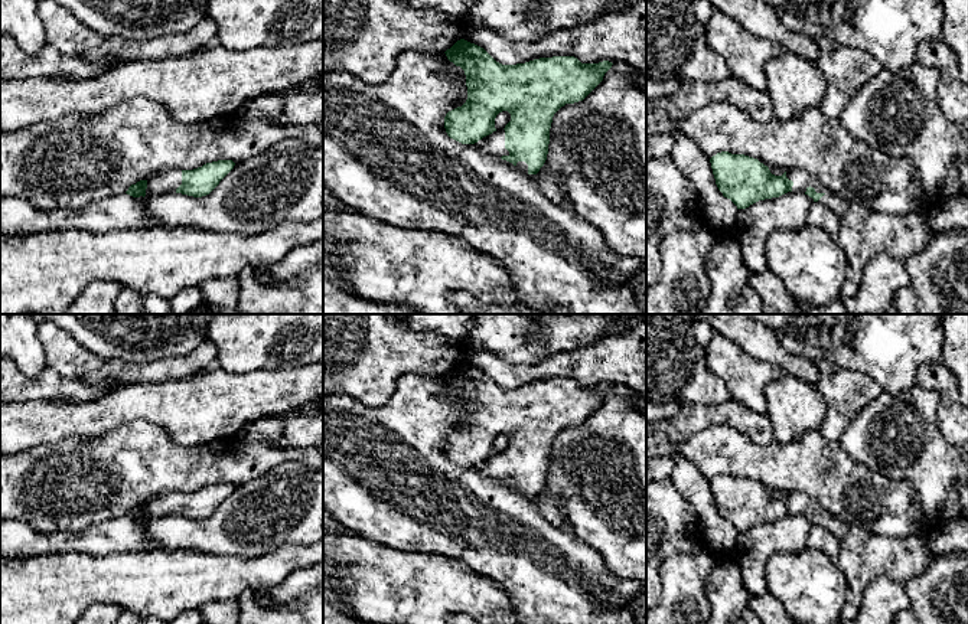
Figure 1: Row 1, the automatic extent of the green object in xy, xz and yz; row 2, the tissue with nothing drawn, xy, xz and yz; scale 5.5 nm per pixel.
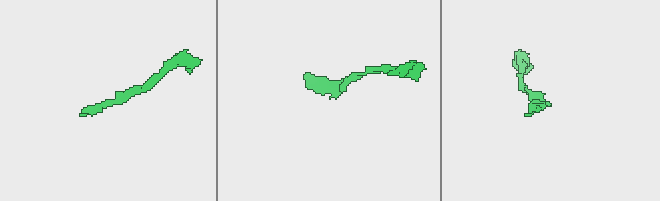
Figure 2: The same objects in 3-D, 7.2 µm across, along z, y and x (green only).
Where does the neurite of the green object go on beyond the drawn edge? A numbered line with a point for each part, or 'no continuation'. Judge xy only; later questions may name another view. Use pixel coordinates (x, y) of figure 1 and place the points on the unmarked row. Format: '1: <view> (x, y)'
1: xy (168, 505)

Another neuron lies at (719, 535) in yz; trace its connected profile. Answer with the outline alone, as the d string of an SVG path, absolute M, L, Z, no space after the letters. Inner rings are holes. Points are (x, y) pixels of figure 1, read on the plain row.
M679 454L675 455L671 480L678 491L695 507L704 545L714 555L730 555L739 532L718 513L710 480Z

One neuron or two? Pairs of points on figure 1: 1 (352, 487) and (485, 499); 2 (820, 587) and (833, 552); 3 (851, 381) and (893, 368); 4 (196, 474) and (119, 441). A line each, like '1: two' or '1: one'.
1: one
2: two
3: two
4: one

